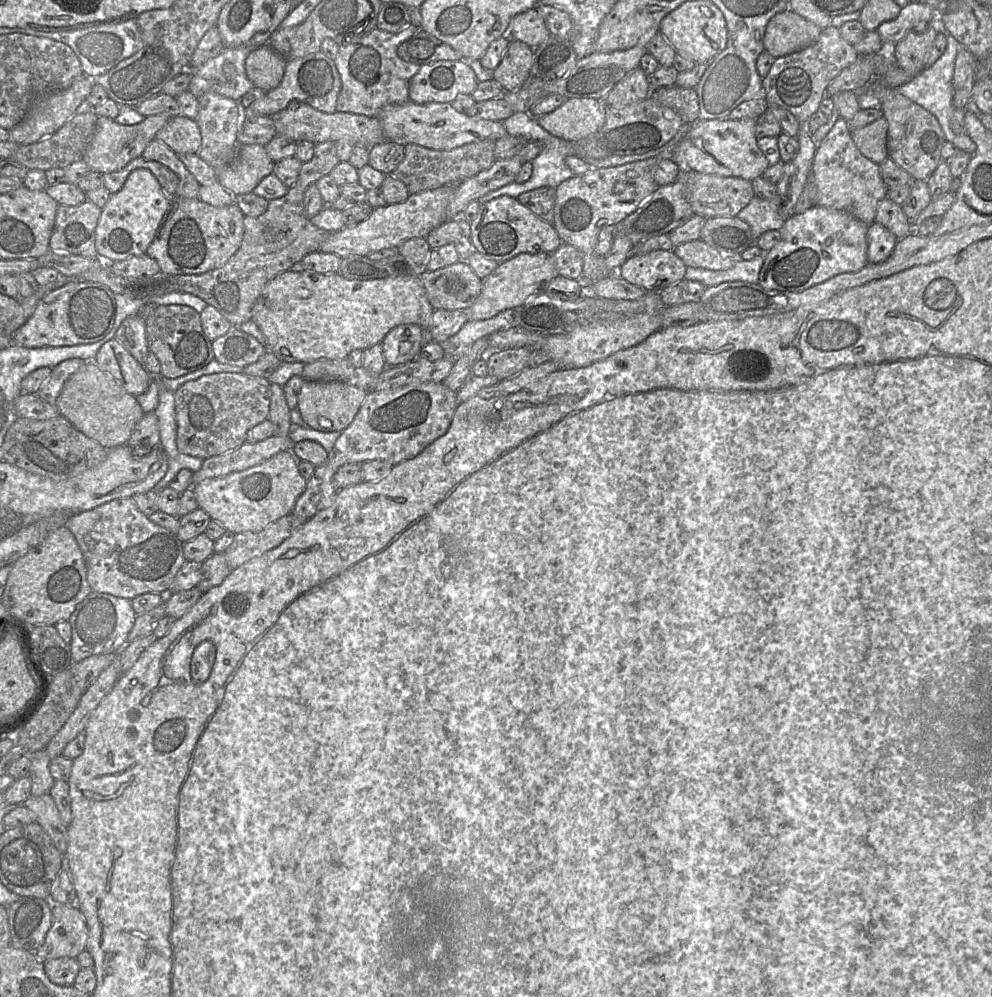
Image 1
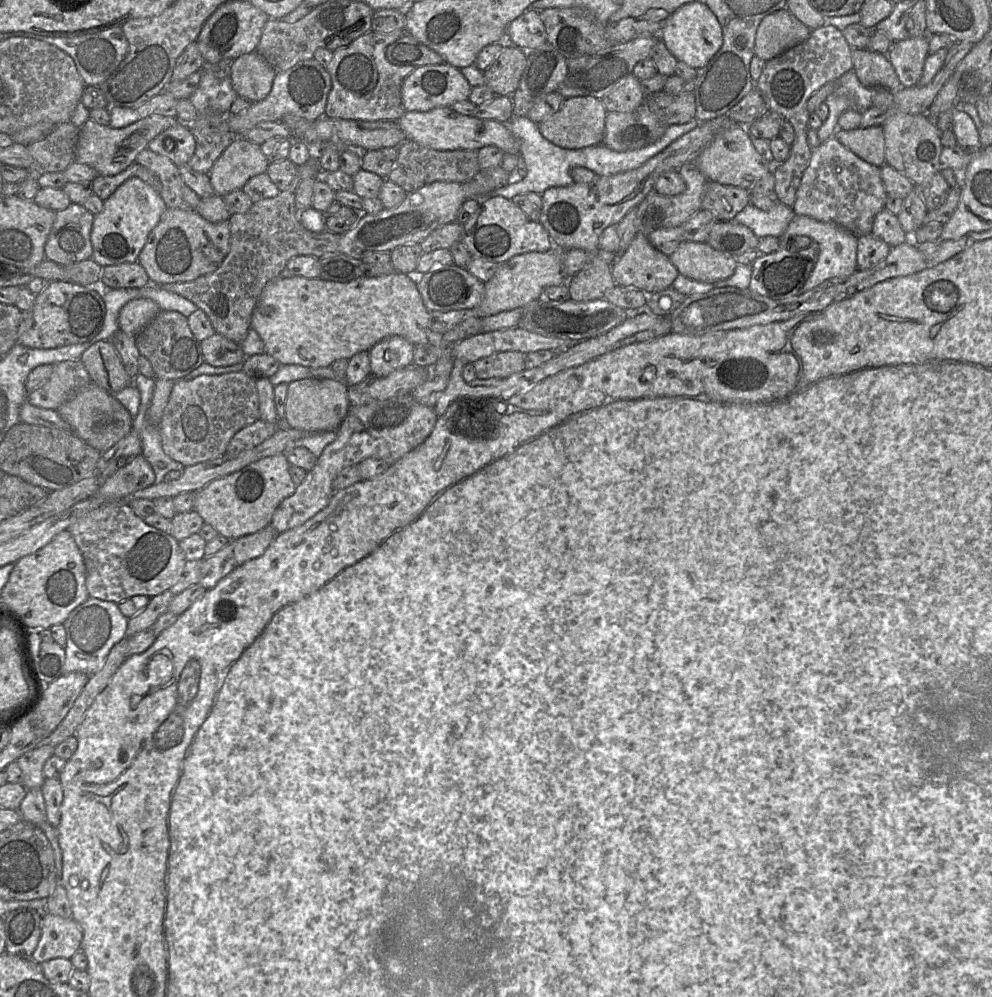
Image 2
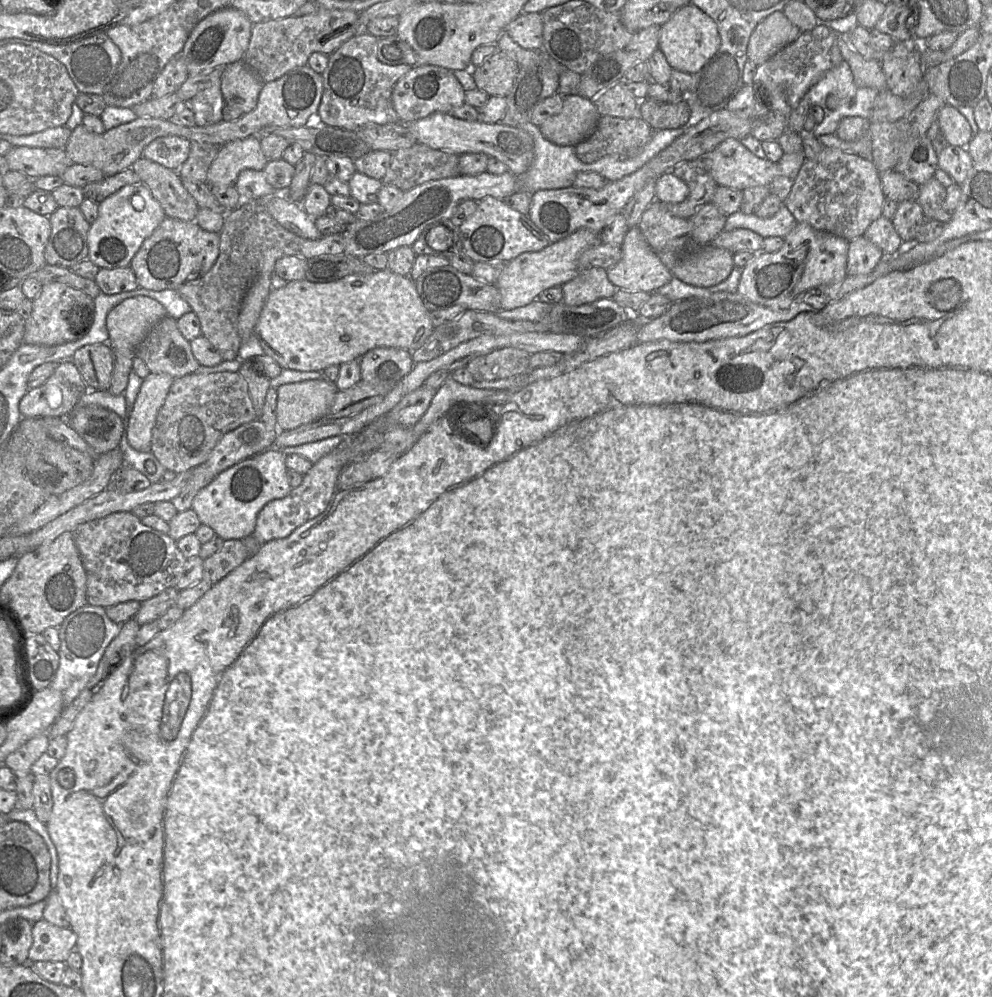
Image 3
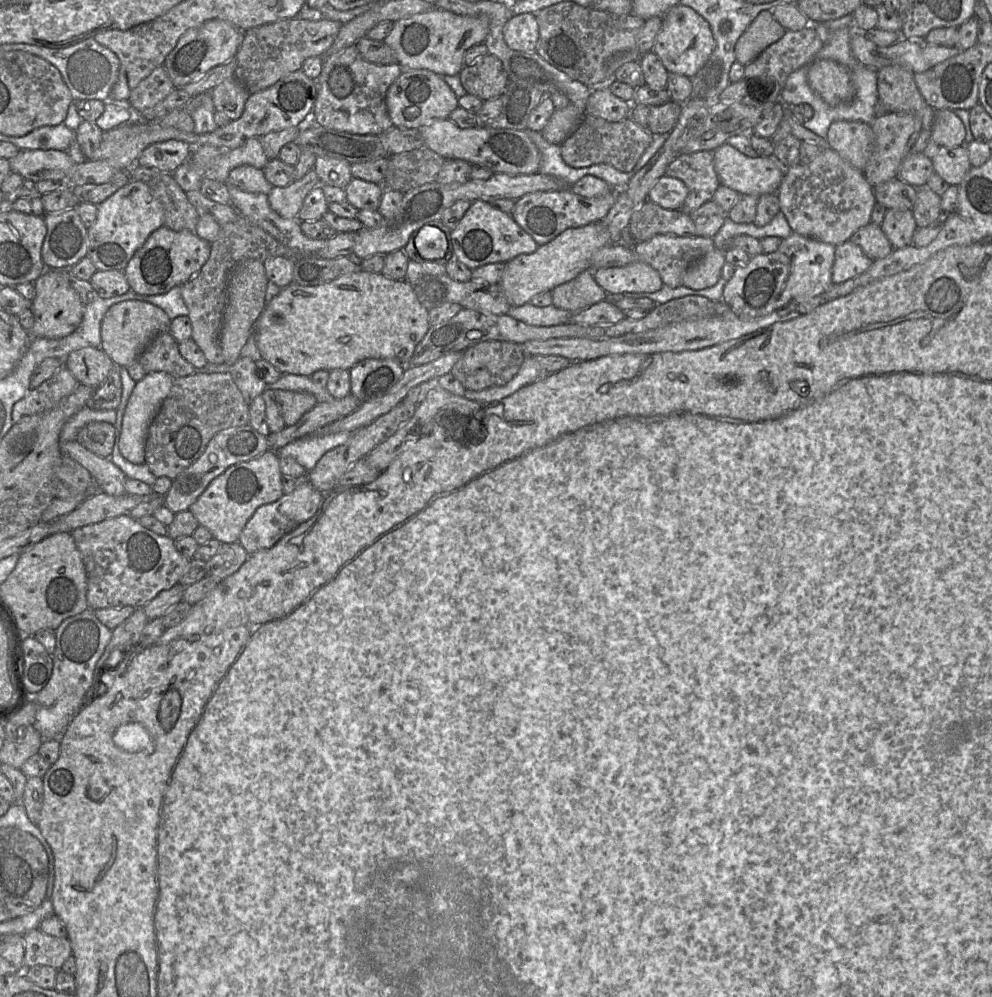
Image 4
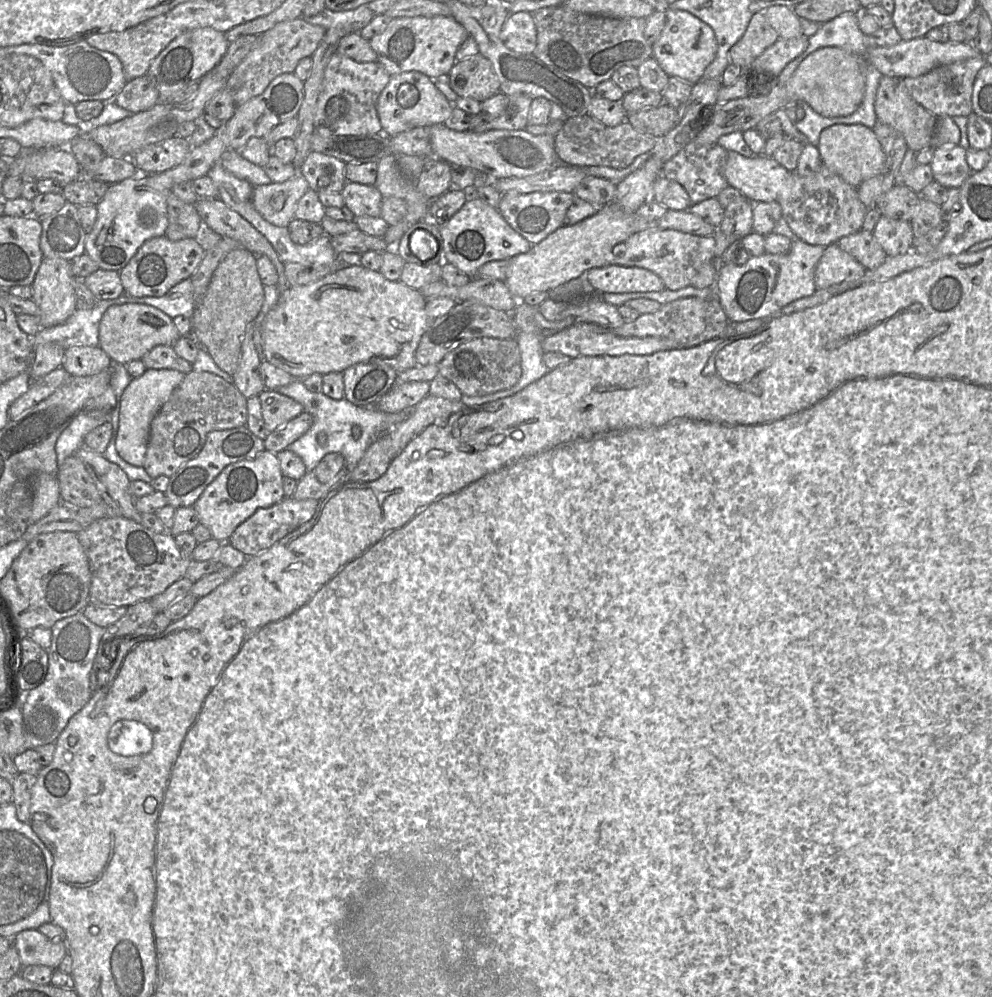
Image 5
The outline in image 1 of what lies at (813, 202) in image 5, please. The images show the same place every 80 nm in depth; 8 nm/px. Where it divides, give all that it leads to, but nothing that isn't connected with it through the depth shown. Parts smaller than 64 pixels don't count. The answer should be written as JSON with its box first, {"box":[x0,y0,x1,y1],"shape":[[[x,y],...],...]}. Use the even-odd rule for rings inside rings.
{"box":[811,116,888,226],"shape":[[[840,116],[822,142],[818,143],[811,175],[817,186],[815,206],[849,212],[869,226],[875,222],[878,205],[887,197],[888,188],[882,180],[879,165],[859,151],[847,121]]]}

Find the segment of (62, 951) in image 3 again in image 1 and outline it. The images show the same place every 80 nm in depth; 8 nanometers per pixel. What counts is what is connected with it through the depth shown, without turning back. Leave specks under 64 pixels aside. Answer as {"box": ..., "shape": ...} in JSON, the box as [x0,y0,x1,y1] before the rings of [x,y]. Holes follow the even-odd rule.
{"box":[35,903,88,961],"shape":[[[52,903],[52,925],[44,943],[35,952],[41,961],[69,957],[76,958],[86,950],[88,927],[77,905]]]}

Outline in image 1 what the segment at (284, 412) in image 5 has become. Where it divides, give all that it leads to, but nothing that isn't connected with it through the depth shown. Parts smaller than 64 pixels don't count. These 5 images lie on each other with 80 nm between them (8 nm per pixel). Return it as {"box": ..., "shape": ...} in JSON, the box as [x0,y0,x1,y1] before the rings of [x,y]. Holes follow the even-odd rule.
{"box":[296,380,367,432],"shape":[[[306,380],[299,392],[296,408],[307,427],[322,432],[342,432],[354,420],[367,394],[356,386],[339,381]]]}

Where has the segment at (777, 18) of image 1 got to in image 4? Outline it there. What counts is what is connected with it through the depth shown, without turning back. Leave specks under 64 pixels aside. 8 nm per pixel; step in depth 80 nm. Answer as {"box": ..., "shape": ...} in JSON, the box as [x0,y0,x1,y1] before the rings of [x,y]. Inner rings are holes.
{"box":[736,10,786,65],"shape":[[[770,10],[761,11],[736,42],[736,62],[748,65],[785,33],[786,30],[773,17]]]}

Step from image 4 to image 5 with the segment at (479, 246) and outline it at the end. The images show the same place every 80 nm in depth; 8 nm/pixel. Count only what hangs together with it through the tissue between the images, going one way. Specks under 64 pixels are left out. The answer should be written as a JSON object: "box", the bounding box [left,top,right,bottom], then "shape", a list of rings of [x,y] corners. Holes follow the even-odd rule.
{"box":[439,197,533,278],"shape":[[[469,197],[461,209],[439,227],[444,263],[454,265],[470,278],[476,277],[479,268],[485,263],[511,259],[528,252],[533,246],[505,221],[498,209],[477,197]]]}

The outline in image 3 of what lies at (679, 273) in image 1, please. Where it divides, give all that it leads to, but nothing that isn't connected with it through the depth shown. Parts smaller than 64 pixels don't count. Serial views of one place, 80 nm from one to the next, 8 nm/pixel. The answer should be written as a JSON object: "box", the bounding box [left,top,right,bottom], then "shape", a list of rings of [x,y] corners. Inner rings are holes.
{"box":[606,226,674,293],"shape":[[[637,226],[628,229],[621,249],[621,259],[606,269],[618,289],[654,293],[674,277]]]}

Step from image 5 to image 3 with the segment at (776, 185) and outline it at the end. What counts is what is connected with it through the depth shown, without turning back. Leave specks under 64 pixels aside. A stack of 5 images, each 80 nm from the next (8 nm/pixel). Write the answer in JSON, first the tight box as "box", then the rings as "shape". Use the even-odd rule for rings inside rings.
{"box":[704,138,778,191],"shape":[[[736,138],[726,139],[704,158],[718,186],[740,191],[771,185],[778,172],[778,163],[757,157]]]}

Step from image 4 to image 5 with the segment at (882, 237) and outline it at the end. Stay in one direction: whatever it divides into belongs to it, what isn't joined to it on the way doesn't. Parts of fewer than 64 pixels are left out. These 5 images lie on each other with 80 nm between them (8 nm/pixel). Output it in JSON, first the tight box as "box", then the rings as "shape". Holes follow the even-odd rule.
{"box":[836,230,888,270],"shape":[[[859,230],[841,238],[836,245],[853,256],[866,270],[879,267],[888,258],[872,232],[868,231]]]}

